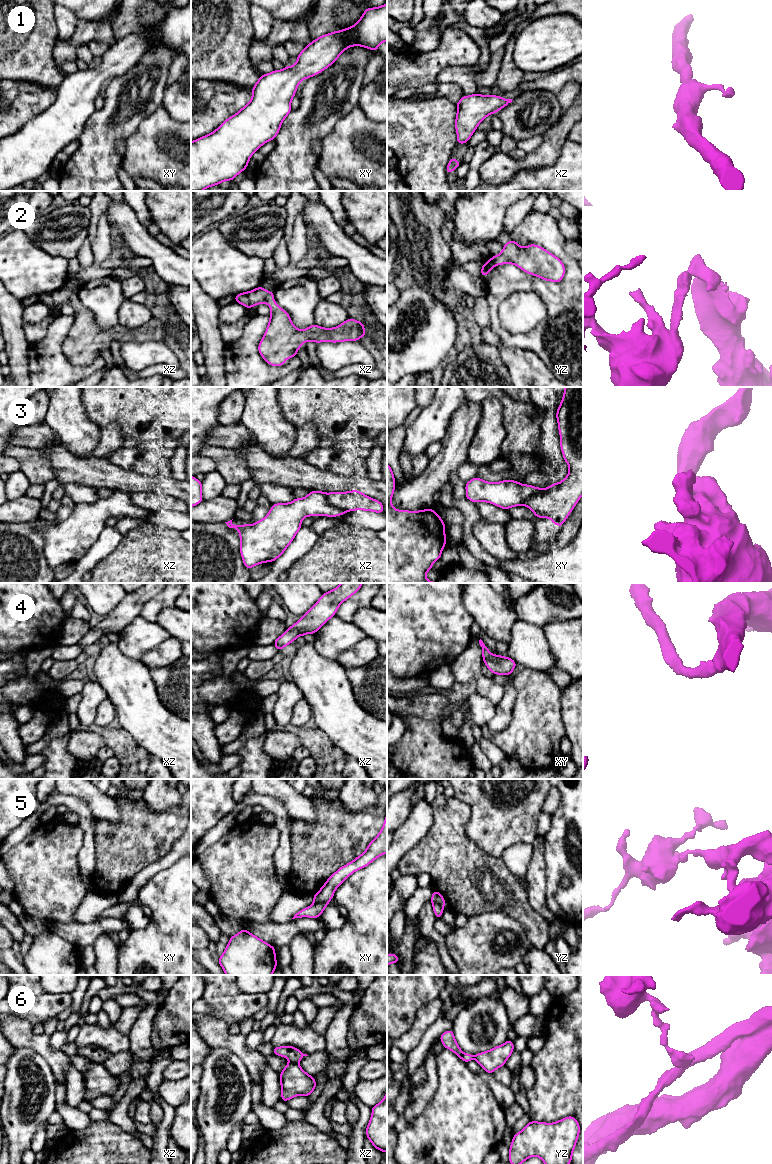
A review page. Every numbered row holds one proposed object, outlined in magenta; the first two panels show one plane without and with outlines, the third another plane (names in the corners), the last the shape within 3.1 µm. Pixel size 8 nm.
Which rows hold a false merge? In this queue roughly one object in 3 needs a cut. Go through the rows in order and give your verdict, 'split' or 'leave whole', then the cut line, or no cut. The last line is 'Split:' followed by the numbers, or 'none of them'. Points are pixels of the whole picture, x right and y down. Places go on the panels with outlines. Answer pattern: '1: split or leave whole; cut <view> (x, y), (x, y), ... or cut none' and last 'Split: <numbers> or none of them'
1: leave whole; cut none
2: leave whole; cut none
3: split; cut xz (326, 493), (327, 500), (331, 504), (345, 511)
4: leave whole; cut none
5: split; cut xy (314, 902), (324, 902), (326, 904)
6: split; cut xz (291, 1062), (297, 1064)
Split: 3, 5, 6

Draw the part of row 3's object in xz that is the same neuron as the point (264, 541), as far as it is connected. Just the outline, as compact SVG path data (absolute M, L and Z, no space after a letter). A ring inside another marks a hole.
M310 491L306 497L295 498L290 503L272 504L269 513L254 524L233 525L233 519L225 523L239 530L240 554L249 570L280 557L301 529L305 517L336 517L344 513L343 509L329 503L327 493Z

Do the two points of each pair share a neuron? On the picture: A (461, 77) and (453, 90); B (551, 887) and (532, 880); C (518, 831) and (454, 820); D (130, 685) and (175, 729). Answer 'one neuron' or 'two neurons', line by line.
A: two neurons
B: two neurons
C: two neurons
D: one neuron

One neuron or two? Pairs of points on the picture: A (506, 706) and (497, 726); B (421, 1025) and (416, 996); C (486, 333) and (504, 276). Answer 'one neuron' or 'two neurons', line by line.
A: one neuron
B: two neurons
C: two neurons

